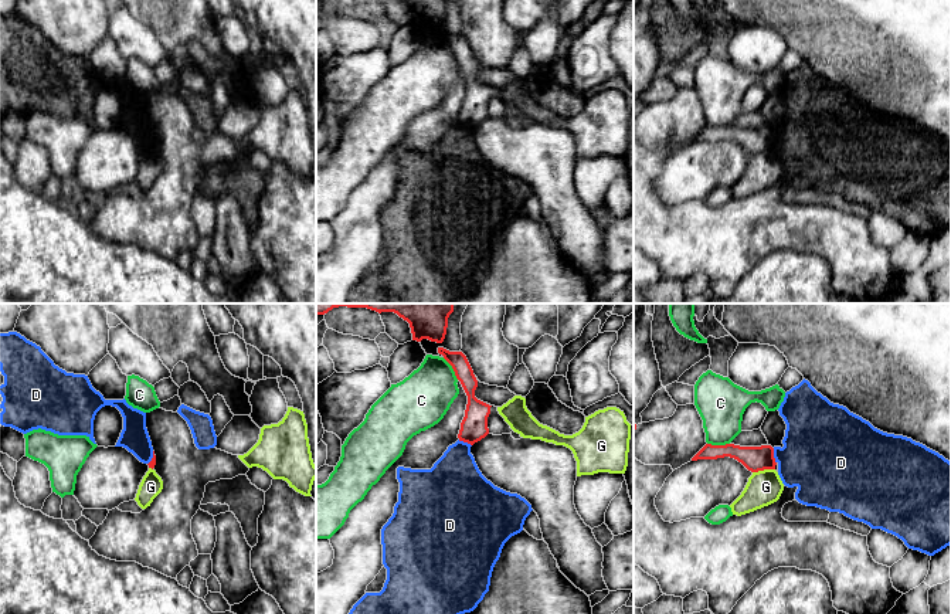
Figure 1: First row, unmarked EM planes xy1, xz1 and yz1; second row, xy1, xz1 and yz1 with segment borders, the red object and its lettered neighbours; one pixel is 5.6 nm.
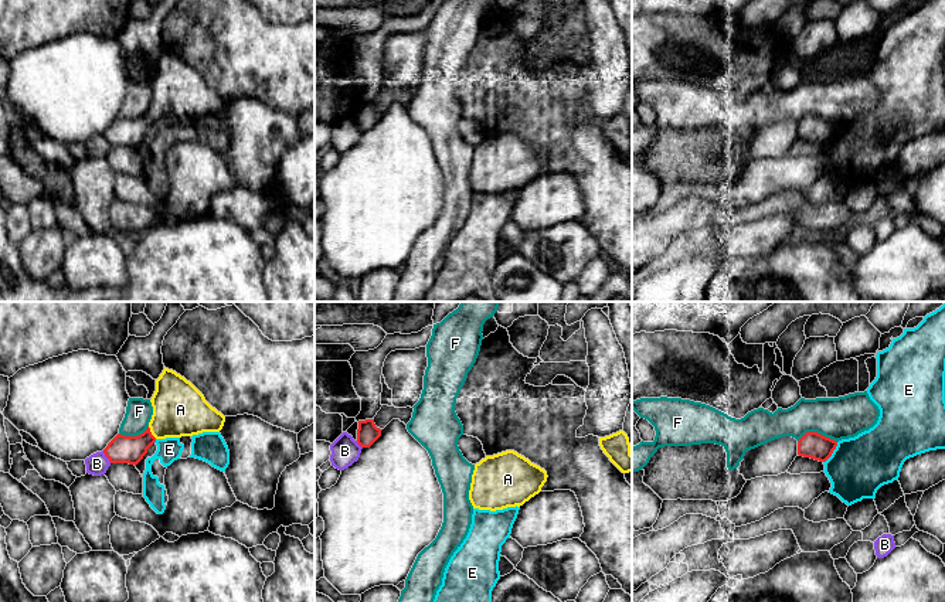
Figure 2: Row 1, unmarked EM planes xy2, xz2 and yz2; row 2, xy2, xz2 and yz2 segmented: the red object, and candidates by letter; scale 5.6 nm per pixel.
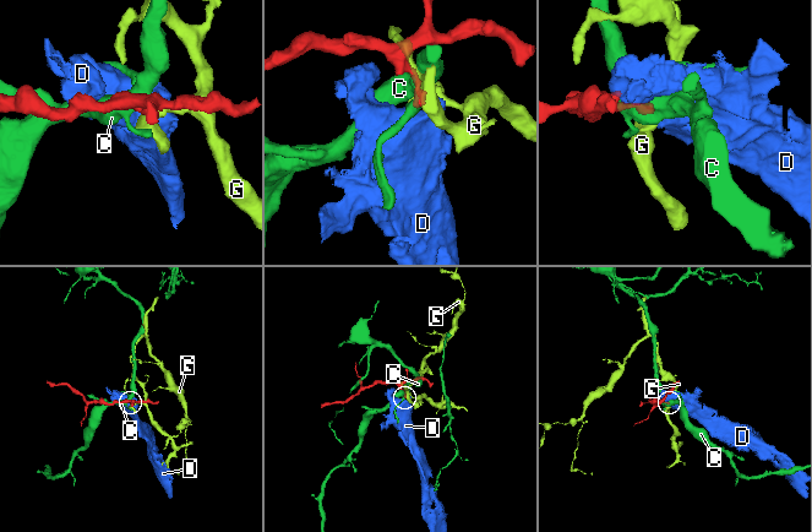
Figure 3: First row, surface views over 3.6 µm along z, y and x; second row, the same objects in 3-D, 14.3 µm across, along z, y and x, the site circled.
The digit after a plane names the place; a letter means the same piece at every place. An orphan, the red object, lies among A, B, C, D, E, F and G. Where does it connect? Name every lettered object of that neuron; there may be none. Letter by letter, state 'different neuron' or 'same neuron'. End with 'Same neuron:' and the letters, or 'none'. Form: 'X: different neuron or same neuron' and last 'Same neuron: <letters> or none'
A: same neuron
B: different neuron
C: different neuron
D: different neuron
E: different neuron
F: different neuron
G: different neuron
Same neuron: A

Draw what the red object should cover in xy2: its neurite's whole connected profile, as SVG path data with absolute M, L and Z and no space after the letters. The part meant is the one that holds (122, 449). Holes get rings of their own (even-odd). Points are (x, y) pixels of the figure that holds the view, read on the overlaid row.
M166 367L150 402L153 415L147 429L137 436L118 433L103 449L111 463L136 466L157 439L220 432L225 422L190 381Z

